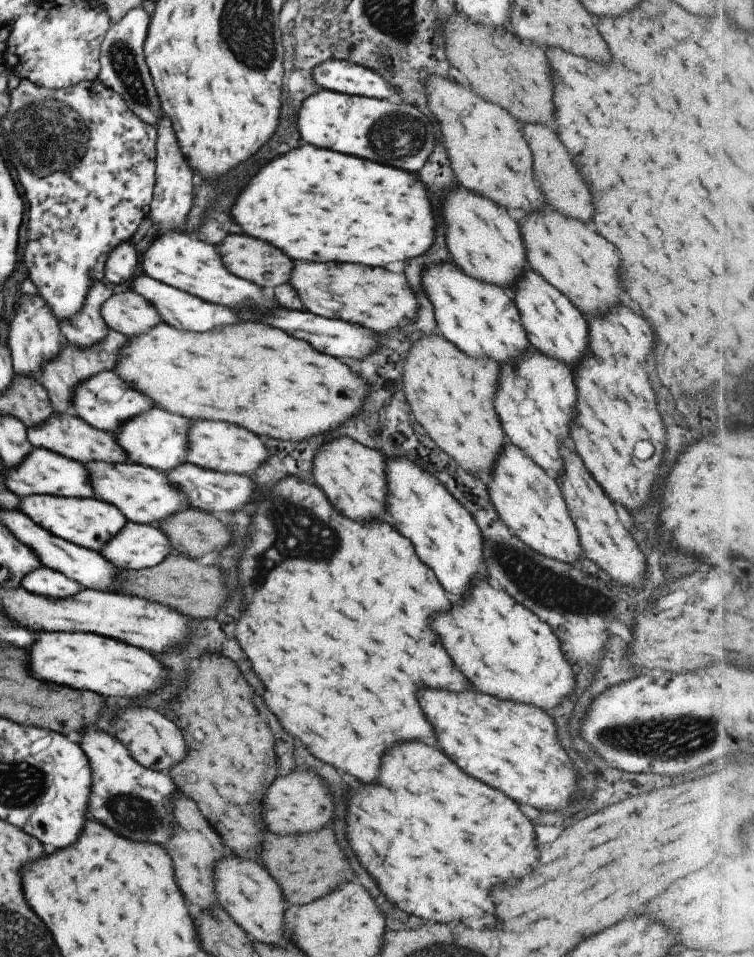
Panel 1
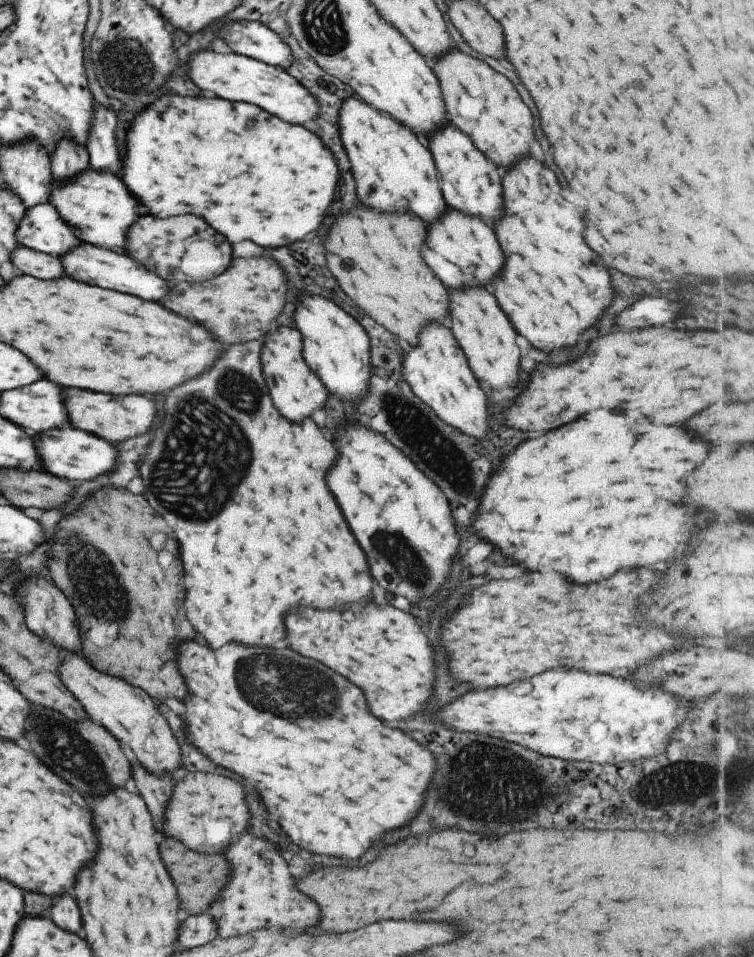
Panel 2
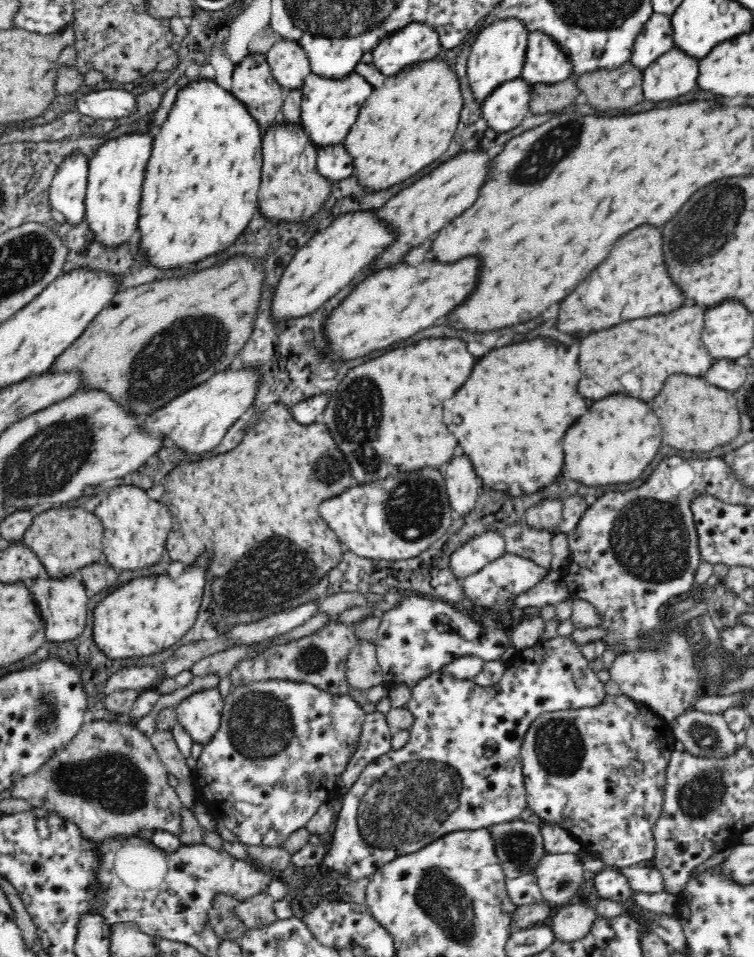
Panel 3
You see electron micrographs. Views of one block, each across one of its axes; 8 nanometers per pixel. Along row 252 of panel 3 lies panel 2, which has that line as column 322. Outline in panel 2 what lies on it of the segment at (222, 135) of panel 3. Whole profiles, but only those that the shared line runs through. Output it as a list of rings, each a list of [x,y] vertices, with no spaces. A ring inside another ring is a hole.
[[[171,92],[162,94],[156,100],[157,102],[150,102],[150,106],[145,106],[143,118],[141,118],[141,114],[137,114],[137,118],[133,118],[129,124],[129,130],[125,134],[125,158],[123,158],[123,166],[121,166],[120,180],[126,186],[129,194],[133,194],[133,198],[147,208],[149,215],[164,219],[177,214],[195,214],[195,216],[201,216],[205,222],[209,222],[209,226],[213,226],[219,234],[223,234],[227,238],[227,242],[233,244],[233,242],[241,242],[241,240],[251,240],[251,242],[259,244],[261,248],[289,246],[291,242],[301,240],[307,232],[313,232],[319,226],[319,220],[321,220],[323,212],[327,210],[327,204],[331,202],[331,196],[335,190],[337,166],[335,166],[329,150],[321,144],[321,140],[315,136],[315,133],[311,134],[303,126],[291,124],[277,116],[265,114],[263,109],[259,109],[258,106],[243,101],[233,102],[221,97],[208,98],[202,95],[189,98],[189,96],[171,94]],[[247,118],[259,118],[259,120],[255,122],[253,128],[247,128]],[[247,148],[249,148],[249,200],[247,200]],[[255,168],[257,168],[257,172],[261,168],[267,168],[267,174],[269,174],[267,186],[263,186],[261,182],[251,182],[253,180],[251,172],[255,172]]]

